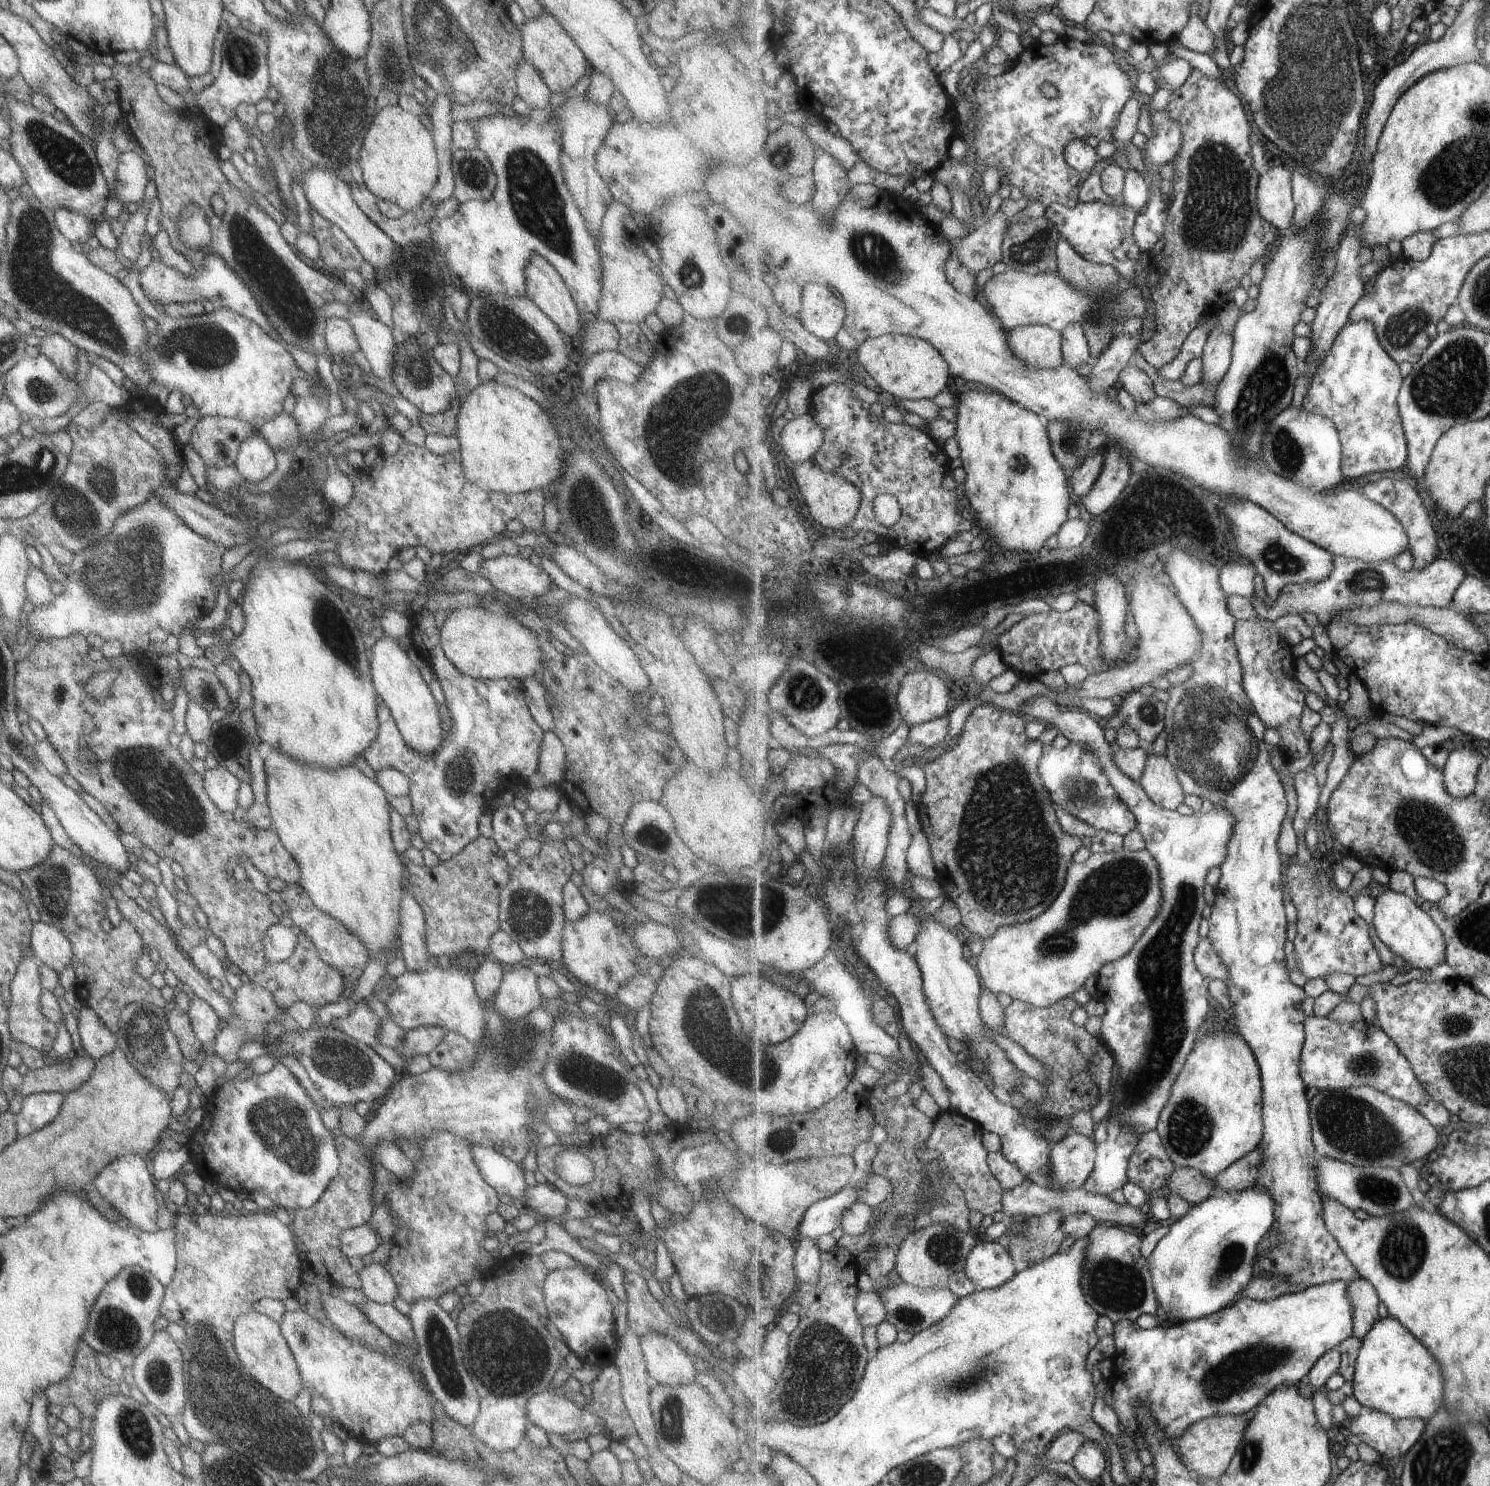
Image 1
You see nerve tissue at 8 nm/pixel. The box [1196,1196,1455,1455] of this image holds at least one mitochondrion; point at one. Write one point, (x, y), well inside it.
(1237, 1371)

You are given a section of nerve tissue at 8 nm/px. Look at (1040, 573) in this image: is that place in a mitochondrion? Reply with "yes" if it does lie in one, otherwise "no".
no

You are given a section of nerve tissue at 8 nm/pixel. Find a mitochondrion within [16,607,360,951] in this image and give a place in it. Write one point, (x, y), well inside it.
(151, 769)

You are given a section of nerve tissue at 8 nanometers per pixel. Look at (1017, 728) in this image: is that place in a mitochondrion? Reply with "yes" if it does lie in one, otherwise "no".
no

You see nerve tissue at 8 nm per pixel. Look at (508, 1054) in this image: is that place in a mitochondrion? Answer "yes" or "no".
yes

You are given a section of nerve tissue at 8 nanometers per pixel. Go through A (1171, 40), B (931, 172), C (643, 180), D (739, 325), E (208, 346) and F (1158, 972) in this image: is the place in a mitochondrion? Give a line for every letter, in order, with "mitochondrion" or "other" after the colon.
A: other
B: other
C: mitochondrion
D: mitochondrion
E: mitochondrion
F: mitochondrion

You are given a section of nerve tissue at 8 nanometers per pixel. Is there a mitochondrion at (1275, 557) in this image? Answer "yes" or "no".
yes

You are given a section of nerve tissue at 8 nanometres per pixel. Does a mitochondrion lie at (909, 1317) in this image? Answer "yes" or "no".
yes

